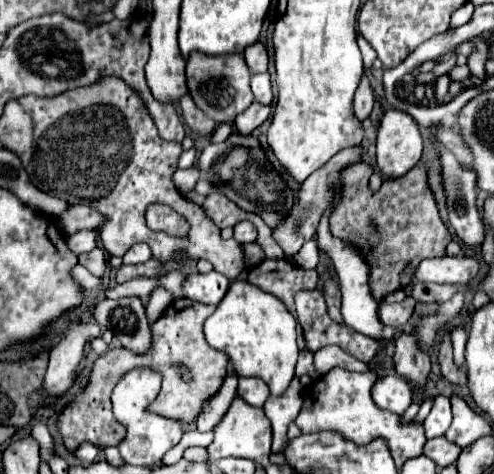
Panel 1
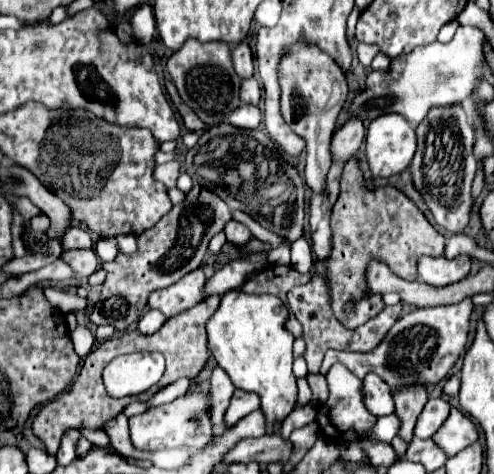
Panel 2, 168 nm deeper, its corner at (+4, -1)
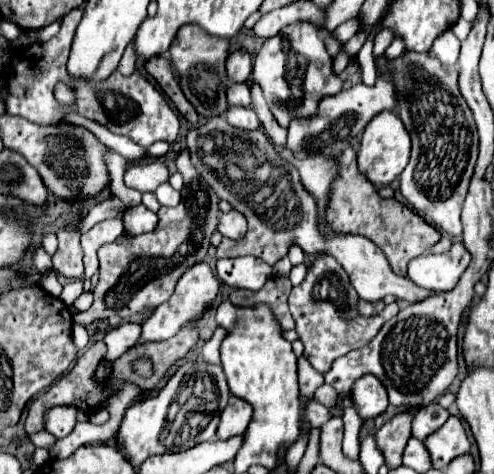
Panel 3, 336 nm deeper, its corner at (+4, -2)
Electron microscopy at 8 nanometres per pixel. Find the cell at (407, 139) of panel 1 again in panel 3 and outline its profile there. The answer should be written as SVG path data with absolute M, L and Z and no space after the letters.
M380 112L378 116L374 116L374 120L370 120L370 124L364 128L358 150L358 170L366 176L366 180L370 180L374 186L388 186L402 174L402 168L406 168L408 158L410 158L410 136L402 120L398 120L398 114Z

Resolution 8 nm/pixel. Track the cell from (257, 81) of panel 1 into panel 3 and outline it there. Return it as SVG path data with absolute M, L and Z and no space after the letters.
M230 84L226 90L230 106L250 106L250 88L248 84Z

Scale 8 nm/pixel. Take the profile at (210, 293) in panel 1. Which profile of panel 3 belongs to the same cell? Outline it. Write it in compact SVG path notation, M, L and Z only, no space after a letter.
M254 256L218 260L216 270L218 270L218 278L224 284L252 292L260 290L266 284L266 280L272 276L272 266L268 266L264 260L258 260Z

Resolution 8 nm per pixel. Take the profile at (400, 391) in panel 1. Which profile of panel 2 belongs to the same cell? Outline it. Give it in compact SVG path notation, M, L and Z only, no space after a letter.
M370 373L364 377L362 393L364 393L364 405L372 415L384 417L384 415L390 415L394 411L392 391L390 391L388 383L384 383L378 375Z

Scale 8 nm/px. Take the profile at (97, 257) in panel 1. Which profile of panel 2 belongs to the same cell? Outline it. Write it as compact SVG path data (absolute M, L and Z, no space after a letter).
M94 249L64 251L62 259L74 269L76 275L84 275L84 277L90 277L98 269L98 265L100 265L100 259L98 259Z

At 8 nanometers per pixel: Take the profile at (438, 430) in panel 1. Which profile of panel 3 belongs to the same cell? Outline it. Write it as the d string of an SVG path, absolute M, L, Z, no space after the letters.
M432 402L428 406L422 406L412 420L412 436L418 440L426 440L432 432L436 432L446 420L448 420L448 410L444 410L440 404Z

